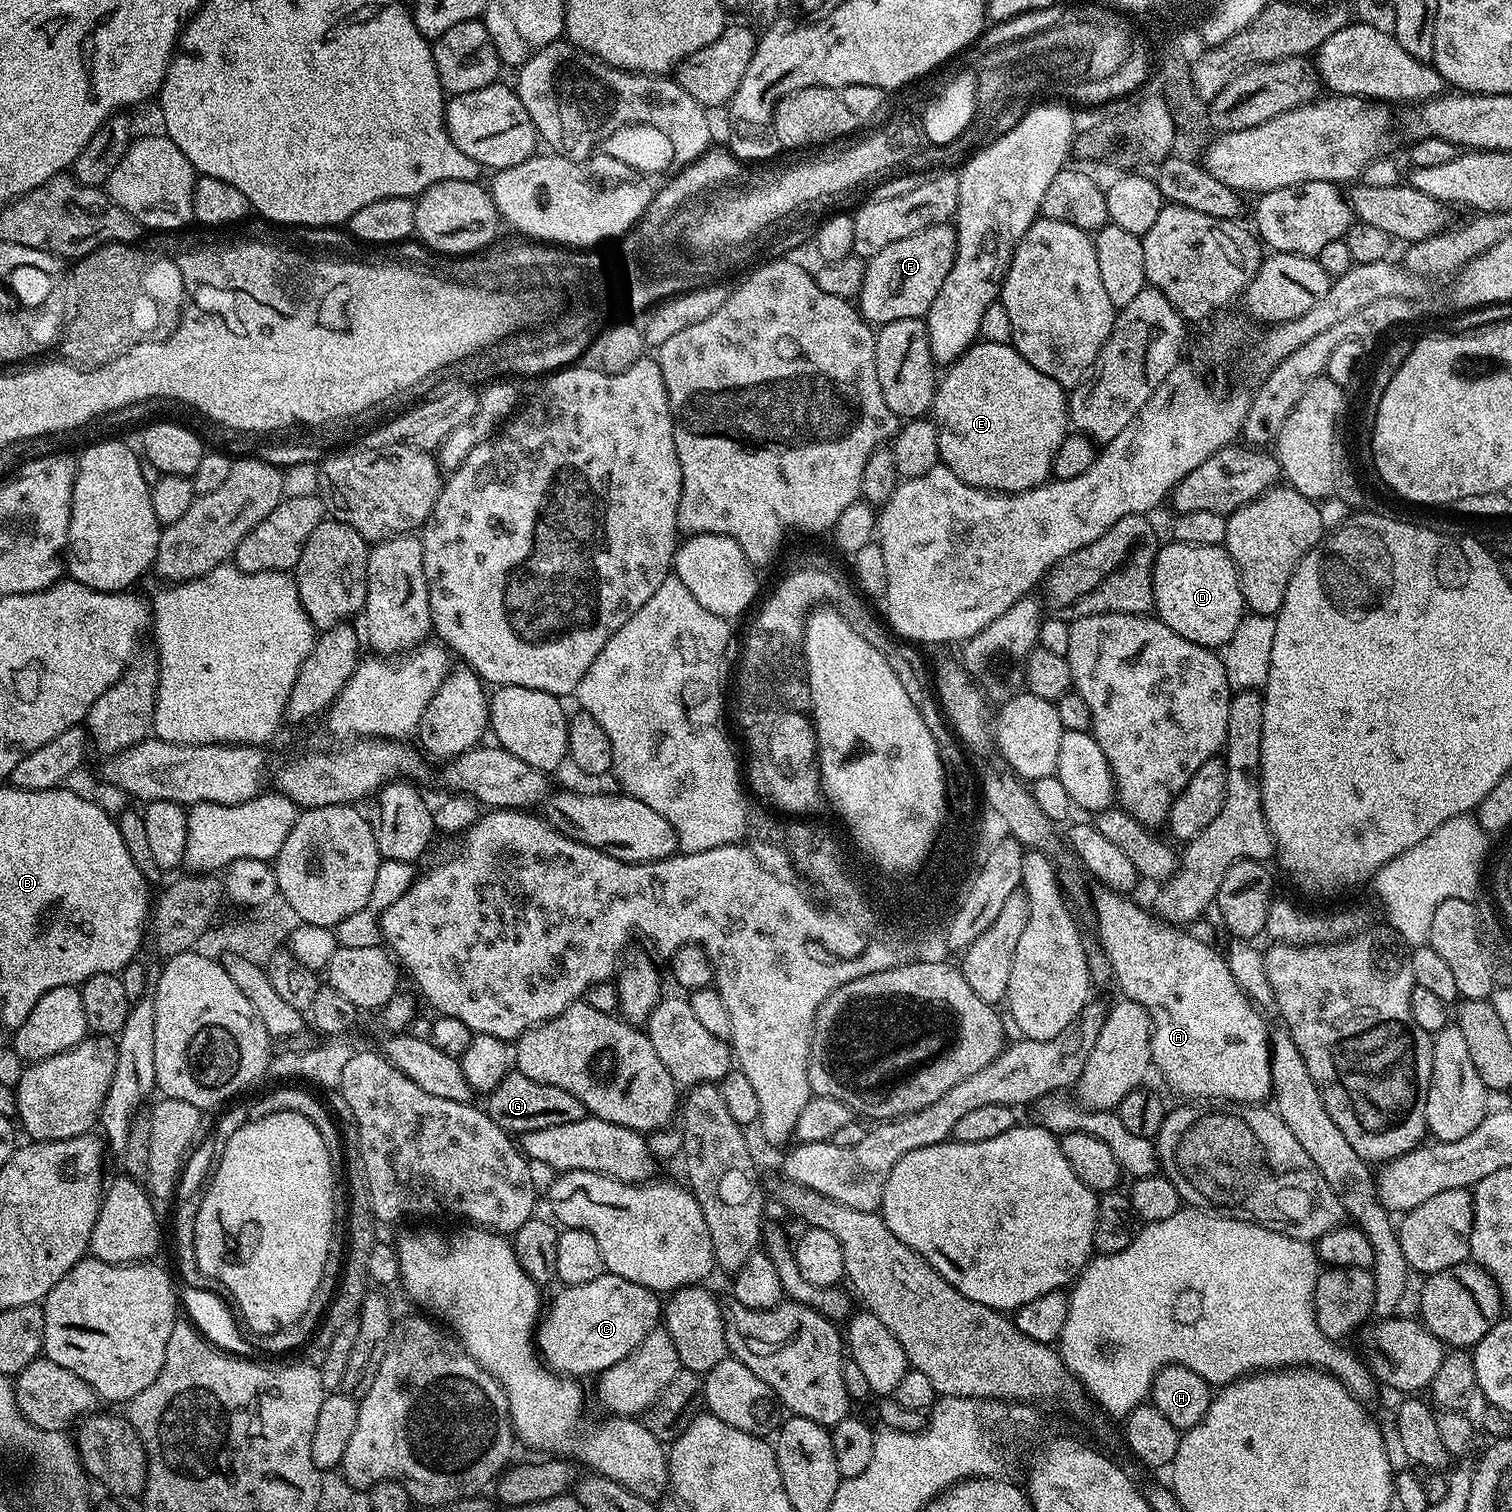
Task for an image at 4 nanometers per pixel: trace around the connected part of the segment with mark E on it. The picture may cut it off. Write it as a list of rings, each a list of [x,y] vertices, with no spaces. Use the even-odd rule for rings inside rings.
[[[977,342],[972,347],[967,348],[955,362],[947,365],[945,372],[948,373],[945,376],[943,373],[939,377],[936,396],[932,399],[930,409],[938,430],[940,464],[954,474],[958,474],[958,478],[962,478],[962,482],[975,488],[985,488],[988,492],[1025,492],[1031,488],[1039,488],[1041,484],[1045,483],[1052,476],[1052,463],[1054,462],[1054,454],[1058,454],[1058,446],[1062,446],[1064,439],[1070,435],[1066,389],[1058,382],[1054,382],[1054,378],[1046,378],[1046,374],[1042,374],[1042,370],[1034,370],[1034,366],[1030,366],[1030,362],[1026,362],[1026,358],[1022,358],[1022,354],[1018,354],[1011,344]]]

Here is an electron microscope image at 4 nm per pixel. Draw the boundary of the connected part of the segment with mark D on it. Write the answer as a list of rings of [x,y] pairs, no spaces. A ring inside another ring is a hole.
[[[1168,542],[1156,554],[1152,567],[1152,602],[1155,615],[1174,634],[1186,638],[1190,642],[1200,644],[1204,648],[1219,649],[1228,643],[1230,634],[1238,630],[1238,622],[1246,614],[1244,595],[1240,589],[1240,579],[1236,573],[1234,562],[1228,556],[1227,548],[1221,546],[1190,546]]]

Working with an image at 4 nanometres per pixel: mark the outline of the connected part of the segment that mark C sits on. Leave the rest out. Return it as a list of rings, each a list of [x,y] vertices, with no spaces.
[[[605,1271],[603,1276],[594,1278],[594,1282],[582,1282],[581,1284],[569,1284],[559,1289],[561,1292],[552,1300],[552,1305],[547,1305],[546,1311],[543,1313],[542,1319],[538,1325],[538,1335],[535,1337],[534,1343],[538,1349],[539,1355],[542,1357],[543,1363],[551,1368],[557,1374],[563,1374],[569,1378],[581,1378],[580,1376],[592,1376],[604,1372],[610,1366],[614,1366],[618,1362],[622,1362],[622,1358],[626,1358],[637,1348],[642,1342],[642,1338],[646,1338],[646,1334],[650,1334],[652,1328],[657,1327],[658,1321],[662,1316],[662,1300],[655,1292],[651,1292],[646,1286],[638,1286],[638,1282],[630,1282],[626,1278],[618,1278],[613,1272]]]

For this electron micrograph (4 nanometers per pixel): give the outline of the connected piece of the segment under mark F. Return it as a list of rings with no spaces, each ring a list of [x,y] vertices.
[[[951,223],[930,226],[926,230],[918,230],[918,234],[910,234],[910,238],[890,242],[890,246],[878,250],[878,254],[874,254],[864,265],[862,290],[858,297],[861,316],[873,326],[898,322],[898,318],[923,317],[930,310],[934,298],[938,298],[938,290],[942,290],[942,282],[946,282],[946,274],[950,274],[955,257],[956,230]]]

